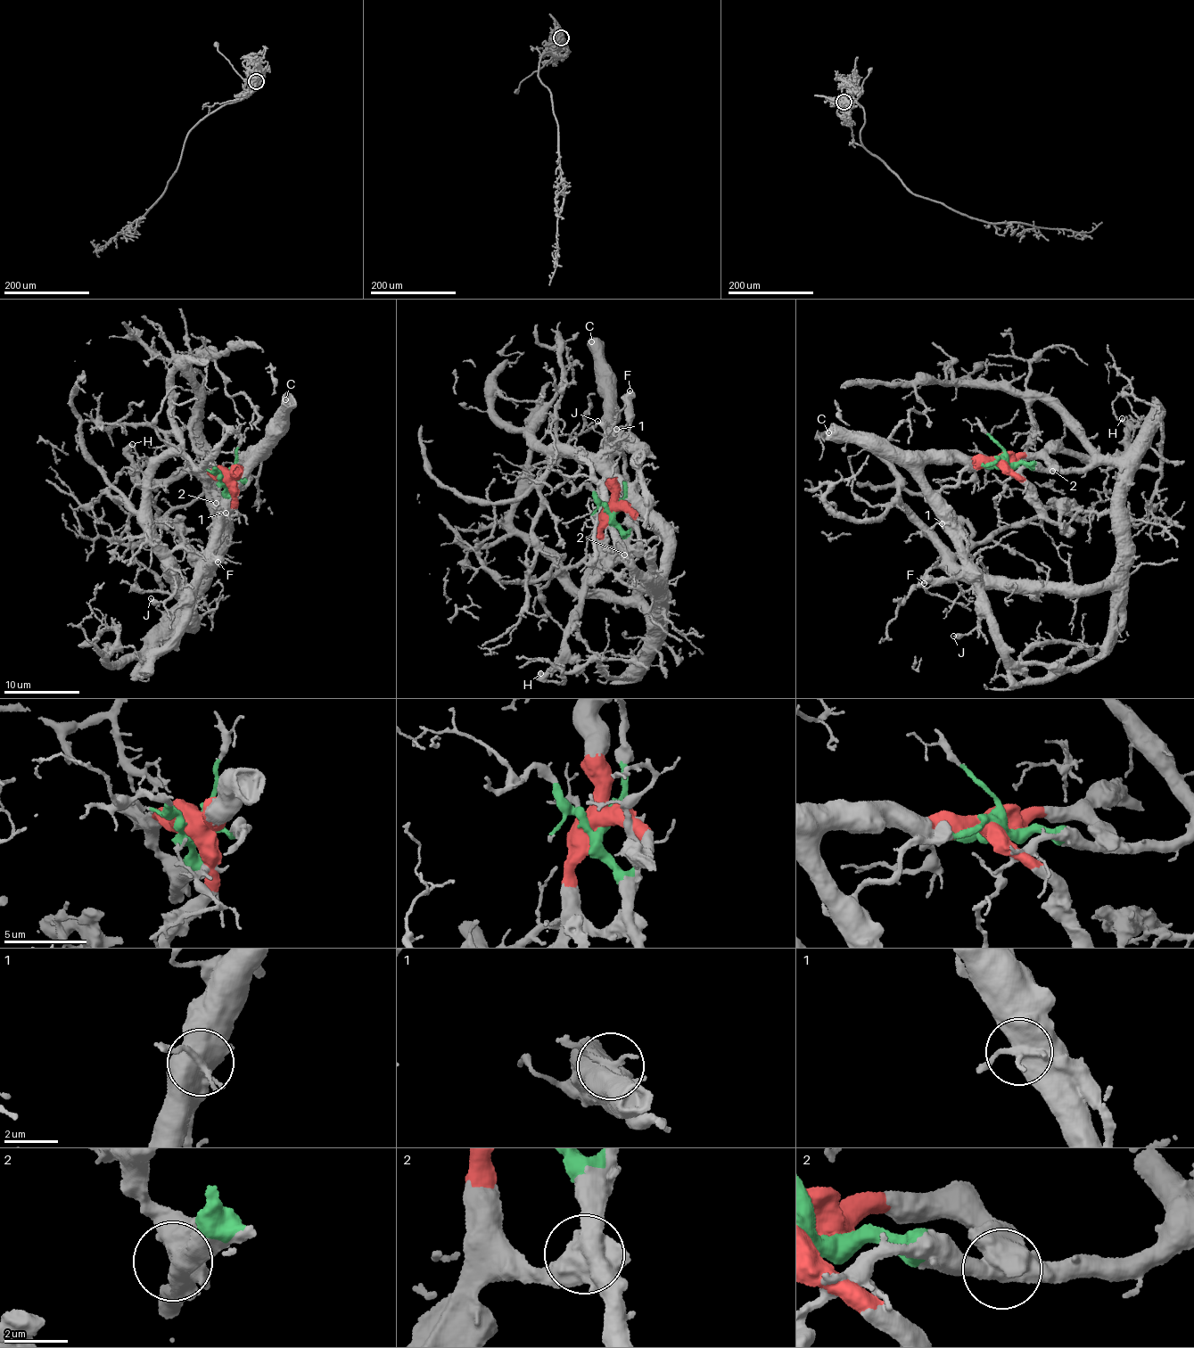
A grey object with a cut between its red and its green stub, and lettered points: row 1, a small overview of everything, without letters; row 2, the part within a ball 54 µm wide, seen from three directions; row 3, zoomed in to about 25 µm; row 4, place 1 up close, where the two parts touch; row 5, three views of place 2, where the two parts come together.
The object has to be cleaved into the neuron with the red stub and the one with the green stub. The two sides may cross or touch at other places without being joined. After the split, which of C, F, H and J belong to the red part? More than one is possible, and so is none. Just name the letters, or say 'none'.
C, F, H

